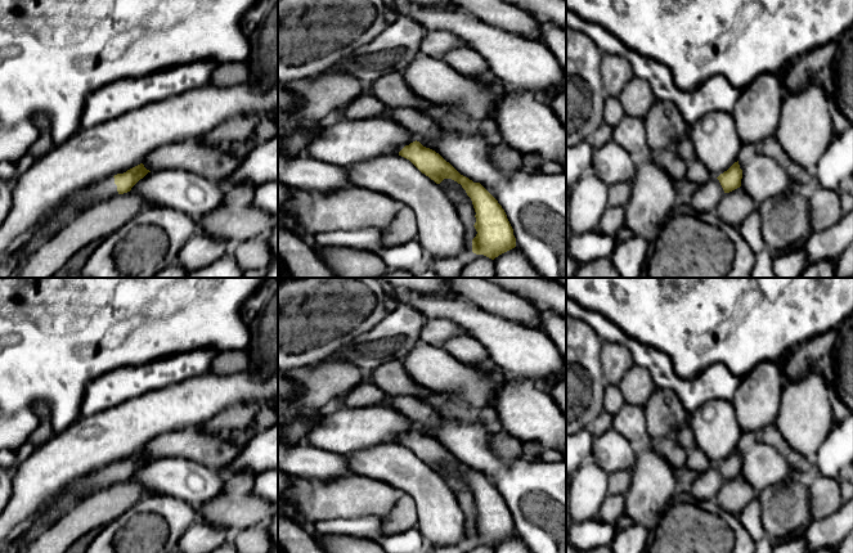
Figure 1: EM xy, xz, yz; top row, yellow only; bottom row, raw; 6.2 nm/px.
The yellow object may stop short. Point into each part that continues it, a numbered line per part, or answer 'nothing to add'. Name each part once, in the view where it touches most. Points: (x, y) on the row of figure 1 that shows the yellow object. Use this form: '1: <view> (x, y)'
1: xy (73, 205)

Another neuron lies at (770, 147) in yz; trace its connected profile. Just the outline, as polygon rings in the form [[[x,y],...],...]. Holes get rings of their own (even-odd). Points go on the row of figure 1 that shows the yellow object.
[[[775,136],[766,139],[759,149],[763,154],[776,159],[781,166],[790,171],[790,177],[798,183],[802,183],[805,189],[811,188],[816,183],[814,172],[807,170],[798,170],[787,154],[781,148]]]

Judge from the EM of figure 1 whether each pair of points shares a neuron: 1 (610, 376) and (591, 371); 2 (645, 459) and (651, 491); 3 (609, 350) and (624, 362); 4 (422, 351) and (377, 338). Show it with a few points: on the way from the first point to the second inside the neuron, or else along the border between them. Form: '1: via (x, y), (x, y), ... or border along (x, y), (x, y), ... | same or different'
1: border along (601, 345), (601, 372), (606, 383) | different
2: via (650, 467), (651, 484) | same
3: via (613, 354), (620, 360) | same
4: border along (420, 341), (402, 360) | different

